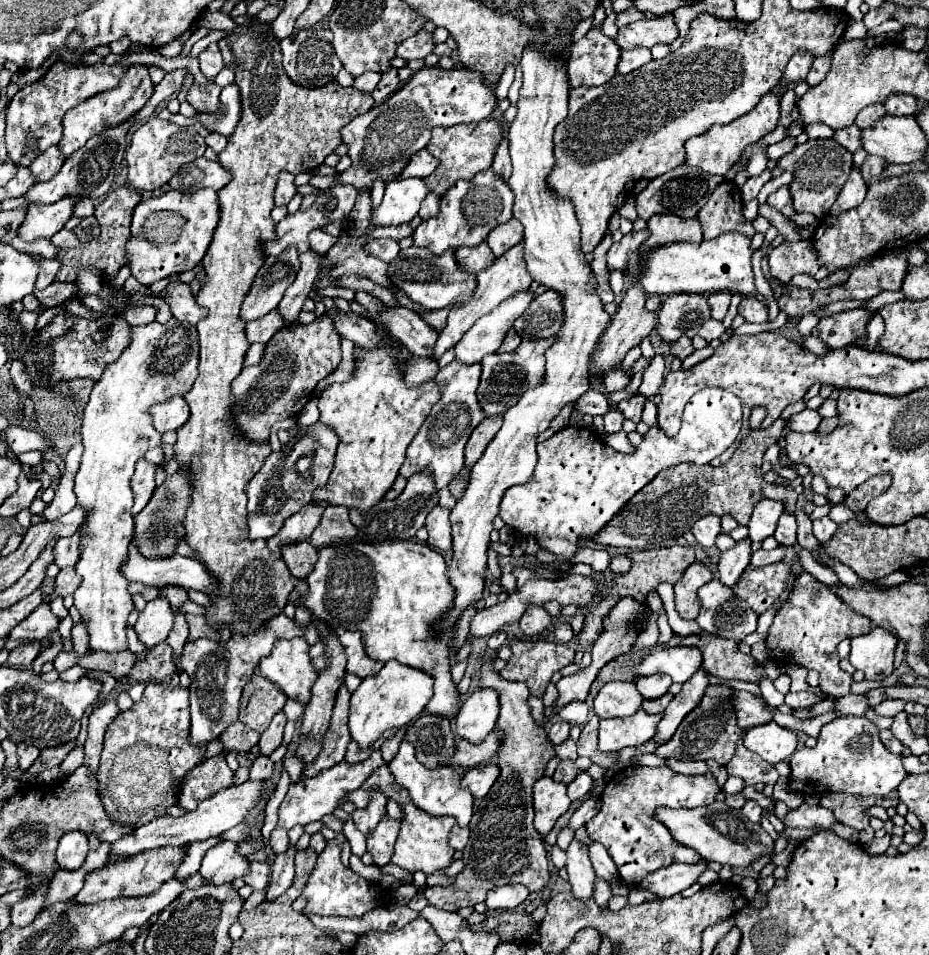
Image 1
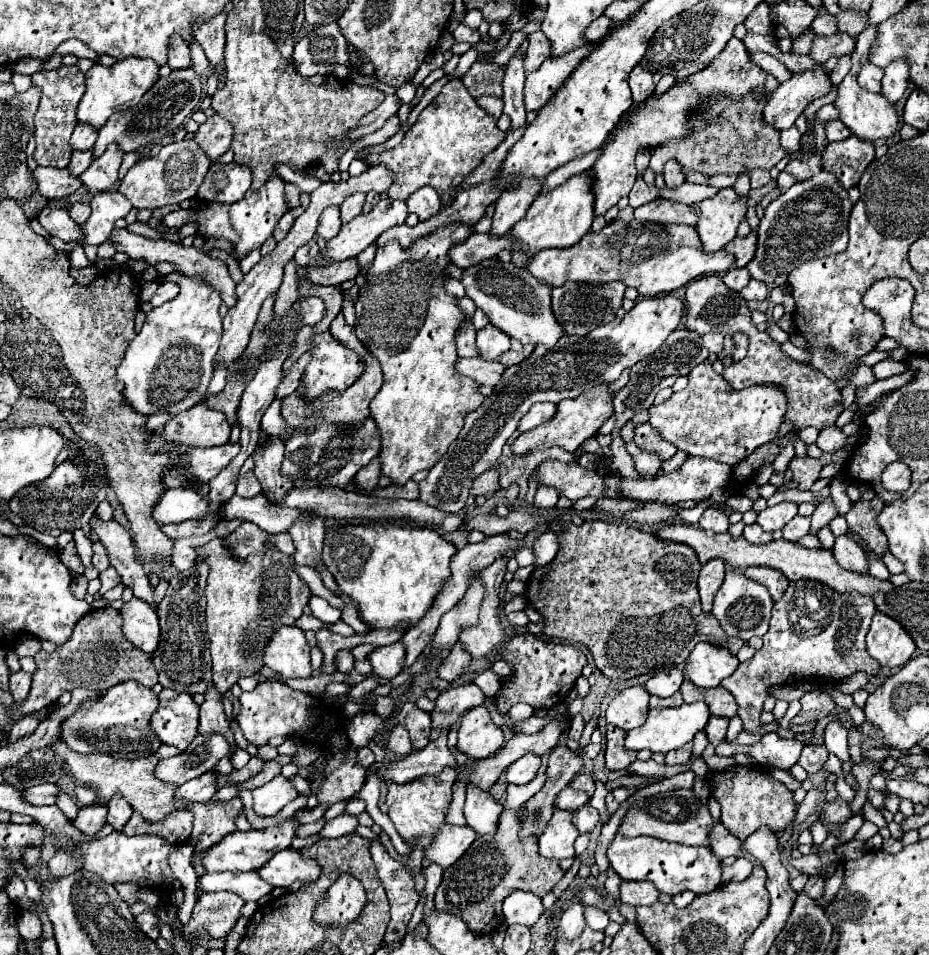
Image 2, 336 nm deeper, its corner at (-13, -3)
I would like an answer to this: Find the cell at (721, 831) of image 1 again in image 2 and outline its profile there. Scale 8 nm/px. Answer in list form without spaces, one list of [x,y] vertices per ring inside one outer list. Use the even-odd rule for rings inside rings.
[[[668,790],[656,796],[636,800],[628,812],[624,814],[618,834],[636,838],[636,836],[652,836],[668,842],[678,842],[686,846],[710,846],[708,830],[716,824],[706,806],[700,804],[700,798],[694,796],[692,790]]]

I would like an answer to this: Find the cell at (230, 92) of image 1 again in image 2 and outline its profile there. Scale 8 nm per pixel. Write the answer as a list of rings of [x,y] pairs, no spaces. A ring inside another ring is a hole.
[[[216,114],[200,124],[200,128],[194,132],[194,140],[206,152],[210,162],[216,162],[230,148],[232,124]]]

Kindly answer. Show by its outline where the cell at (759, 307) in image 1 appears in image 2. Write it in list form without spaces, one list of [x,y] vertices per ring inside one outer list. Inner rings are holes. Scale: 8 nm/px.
[[[750,280],[746,288],[742,288],[742,298],[746,300],[766,300],[768,298],[768,288],[760,280]]]

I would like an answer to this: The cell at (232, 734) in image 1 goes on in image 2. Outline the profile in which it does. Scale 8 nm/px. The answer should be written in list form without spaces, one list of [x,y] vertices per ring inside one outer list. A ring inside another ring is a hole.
[[[214,770],[206,772],[194,780],[188,780],[186,784],[176,788],[174,798],[180,802],[208,802],[214,792],[216,792],[216,778],[214,778]]]

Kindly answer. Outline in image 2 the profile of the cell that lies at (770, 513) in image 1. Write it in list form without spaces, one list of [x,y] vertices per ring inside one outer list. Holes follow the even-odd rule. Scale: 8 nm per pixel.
[[[782,502],[776,506],[768,506],[766,510],[762,510],[758,514],[758,524],[766,530],[766,532],[774,532],[784,528],[784,524],[788,520],[792,520],[798,514],[798,506],[792,502]]]

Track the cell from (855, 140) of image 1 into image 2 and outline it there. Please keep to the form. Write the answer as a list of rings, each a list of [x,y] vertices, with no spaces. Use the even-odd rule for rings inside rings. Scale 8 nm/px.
[[[828,120],[828,122],[824,122],[824,132],[826,132],[824,144],[846,140],[846,138],[852,134],[840,120]]]

